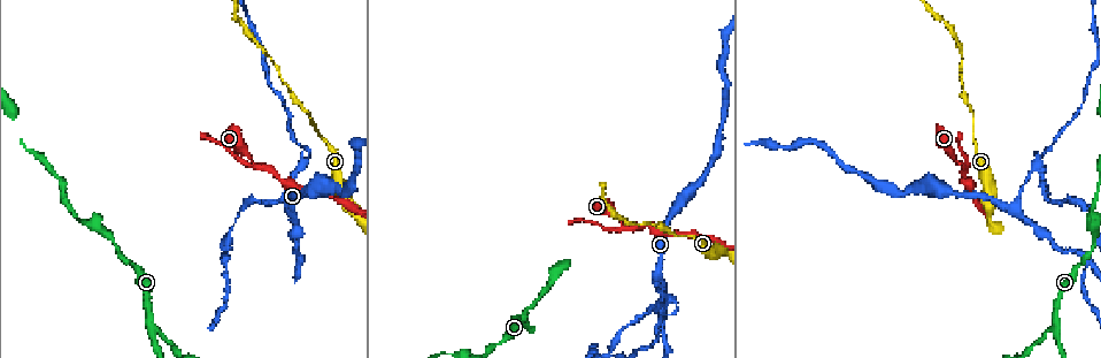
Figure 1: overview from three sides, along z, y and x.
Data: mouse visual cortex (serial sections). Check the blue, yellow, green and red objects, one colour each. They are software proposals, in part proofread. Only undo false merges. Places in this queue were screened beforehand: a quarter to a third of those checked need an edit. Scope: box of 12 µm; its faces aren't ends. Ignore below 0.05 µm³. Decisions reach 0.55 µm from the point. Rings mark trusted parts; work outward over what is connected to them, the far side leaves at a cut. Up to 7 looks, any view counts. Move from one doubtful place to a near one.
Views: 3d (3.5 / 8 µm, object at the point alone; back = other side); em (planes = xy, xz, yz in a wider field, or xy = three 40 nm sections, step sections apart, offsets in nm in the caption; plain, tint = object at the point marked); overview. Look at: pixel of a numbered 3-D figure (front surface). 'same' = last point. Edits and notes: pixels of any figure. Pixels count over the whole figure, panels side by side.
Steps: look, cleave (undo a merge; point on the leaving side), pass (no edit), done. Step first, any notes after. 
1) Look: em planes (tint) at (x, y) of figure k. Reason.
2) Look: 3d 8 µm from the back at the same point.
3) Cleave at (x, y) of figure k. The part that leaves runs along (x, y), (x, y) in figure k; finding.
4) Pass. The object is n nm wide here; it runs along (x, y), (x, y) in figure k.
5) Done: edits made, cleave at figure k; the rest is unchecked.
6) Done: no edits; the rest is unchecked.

Look: 3d 3.5 µm at (523, 316) of figure 1. Arms part here.

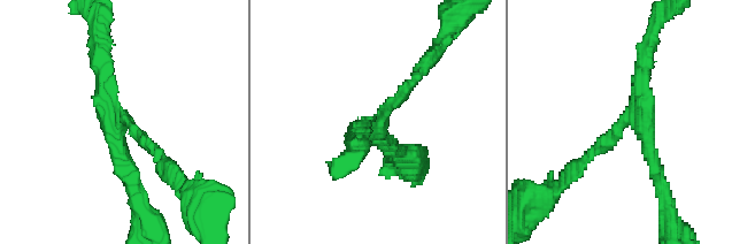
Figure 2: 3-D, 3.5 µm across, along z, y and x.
Look: em xy step 5 (tint) at (117, 118) of figure 2. 3 arms meet here; the arms are 150, 200, 200 nm wide.

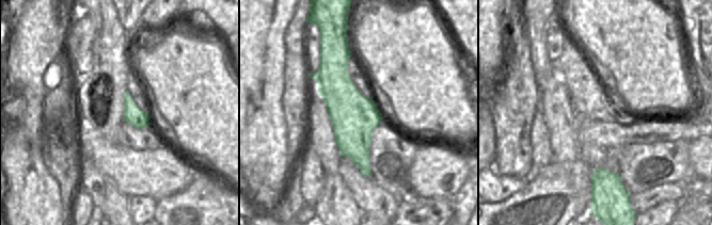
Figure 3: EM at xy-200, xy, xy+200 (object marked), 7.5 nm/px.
Pass. It runs along (98, 47), (101, 100), (158, 154) in figure 2; all the same cell.

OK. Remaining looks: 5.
Look: 3d 3.5 µm from the back at (323, 185) of figure 1. Thick turns thin.

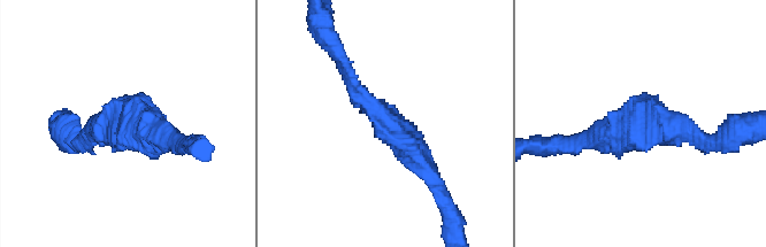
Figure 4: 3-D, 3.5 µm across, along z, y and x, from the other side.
Look: em xy step 1 (plain) at (653, 124) of figure 4. The arms are 200, 350 nm wide; need the tissue.

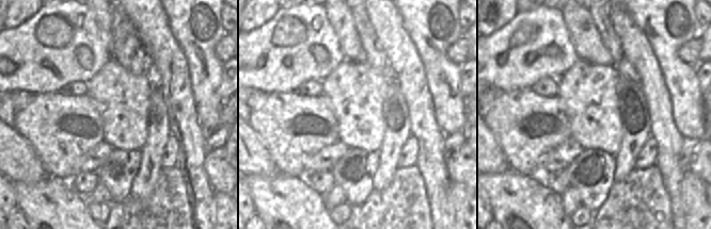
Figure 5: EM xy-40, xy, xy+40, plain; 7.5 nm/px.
Look: em xy step 1 (tint) at the same point. Where the object lies.

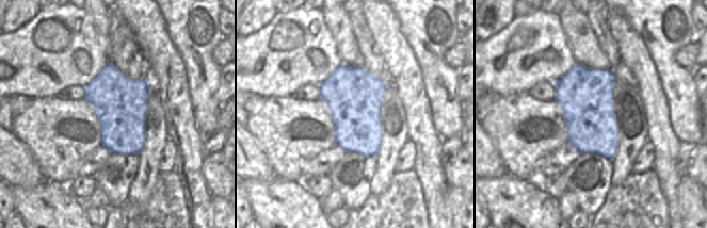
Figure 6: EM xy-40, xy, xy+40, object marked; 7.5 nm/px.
Pass. It runs along (426, 168), (358, 94), (337, 56) in figure 4; one cell here.

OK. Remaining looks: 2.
Look: 3d 8 µm at (298, 167) of figure 1. Two arms in line, one across.

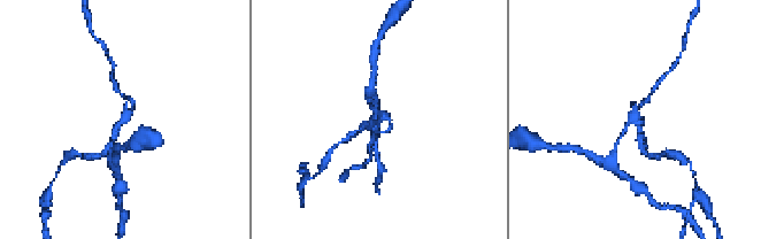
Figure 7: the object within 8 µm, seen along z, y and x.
Look: em xy step 1 (tint) at (631, 122) of figure 7. 3 arms meet here; the arms are 150, 150, 150 nm wide.

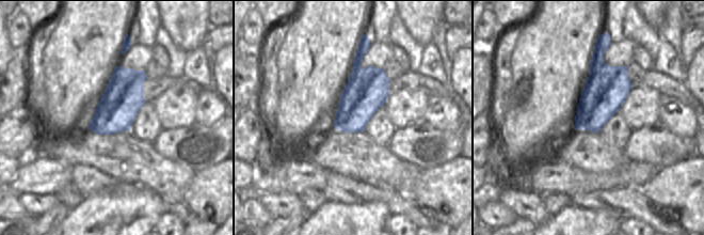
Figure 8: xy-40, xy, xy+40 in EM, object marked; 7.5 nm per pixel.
Cleave at (643, 140) of figure 7. The part that leaves runs along (639, 124), (643, 152), (652, 156) in figure 7; two cells meet here.

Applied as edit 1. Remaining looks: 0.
Done: edits made, cleave at figure 7; the rest is unchecked.

